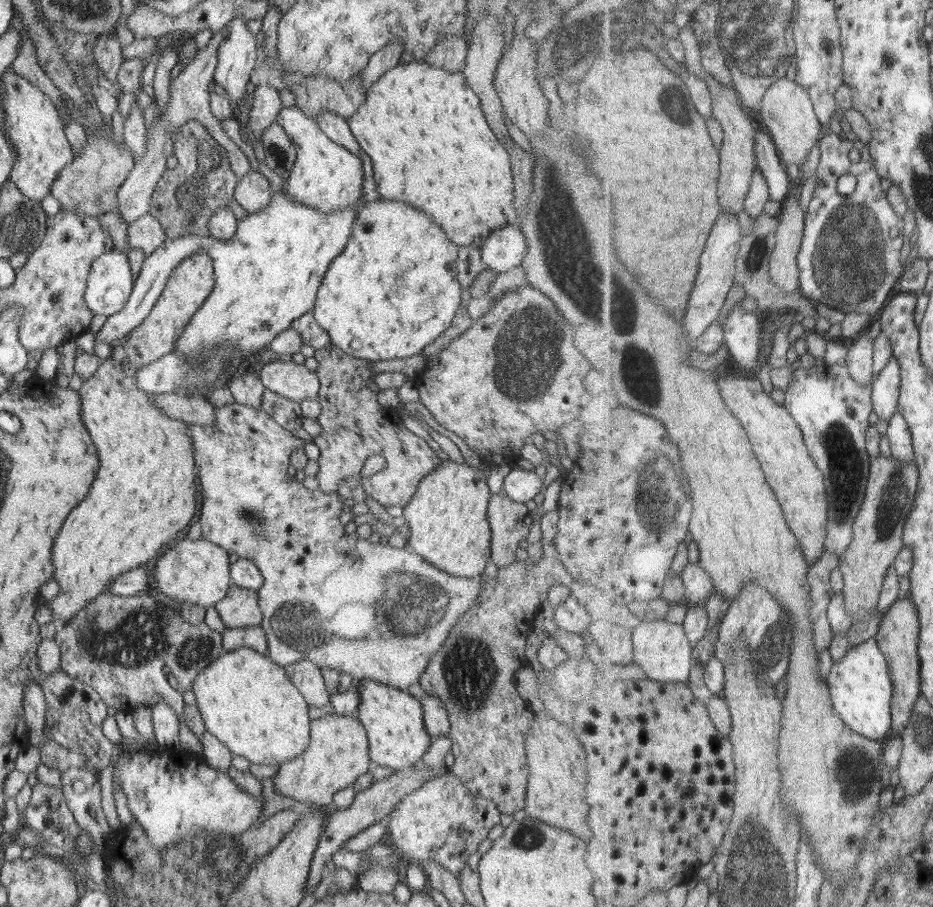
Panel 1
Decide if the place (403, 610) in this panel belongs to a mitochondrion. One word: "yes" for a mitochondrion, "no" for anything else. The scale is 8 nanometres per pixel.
yes

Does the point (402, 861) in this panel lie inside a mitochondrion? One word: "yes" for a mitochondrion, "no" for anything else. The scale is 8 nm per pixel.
no

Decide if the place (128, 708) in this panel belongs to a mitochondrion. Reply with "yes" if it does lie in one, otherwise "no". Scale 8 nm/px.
no

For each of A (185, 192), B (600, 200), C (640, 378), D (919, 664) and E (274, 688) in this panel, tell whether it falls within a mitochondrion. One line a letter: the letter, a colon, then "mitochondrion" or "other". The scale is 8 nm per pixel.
A: mitochondrion
B: other
C: mitochondrion
D: other
E: other

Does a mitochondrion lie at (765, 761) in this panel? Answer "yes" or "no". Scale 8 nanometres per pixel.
no

